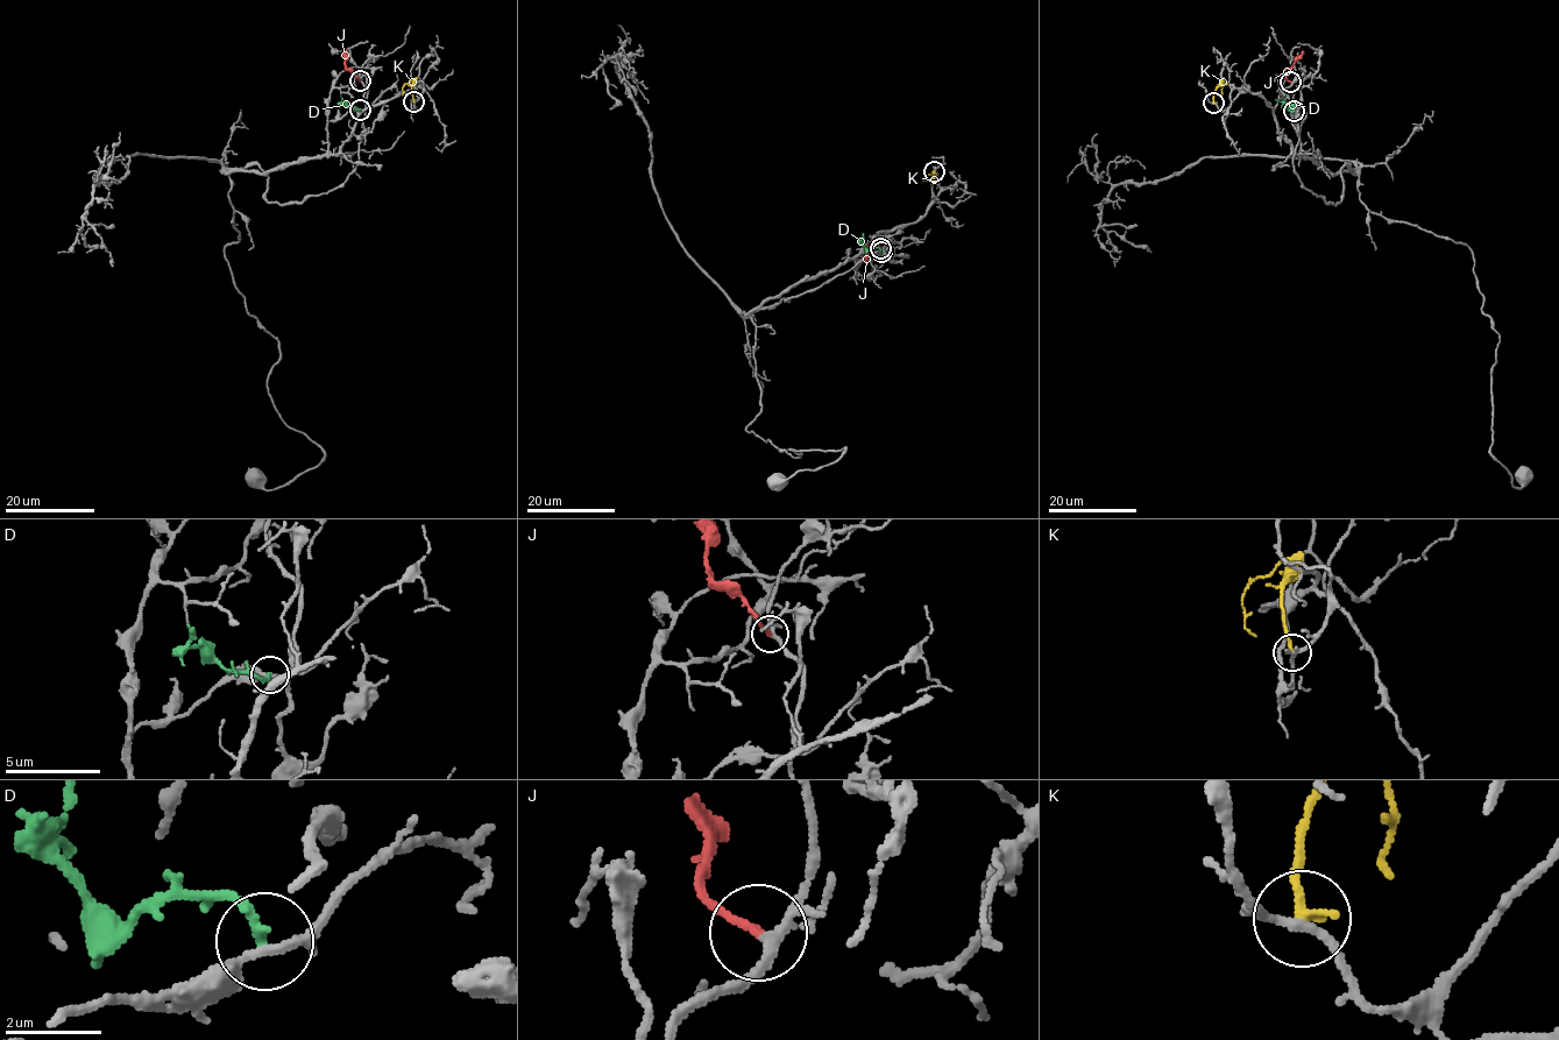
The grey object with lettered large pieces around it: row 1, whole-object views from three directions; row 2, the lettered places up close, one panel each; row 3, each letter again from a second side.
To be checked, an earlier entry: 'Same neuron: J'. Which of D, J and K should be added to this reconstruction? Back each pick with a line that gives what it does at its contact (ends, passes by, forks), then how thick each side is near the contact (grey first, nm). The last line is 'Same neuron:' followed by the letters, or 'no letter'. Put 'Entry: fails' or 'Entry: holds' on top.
Entry: holds
J: it ends there; 180 nm thick on the grey side, 180 nm on the other
Same neuron: J

